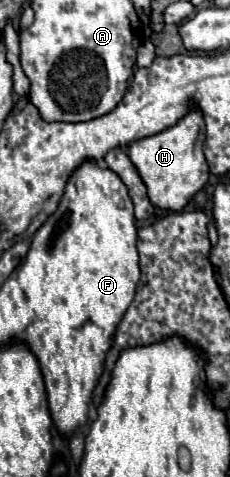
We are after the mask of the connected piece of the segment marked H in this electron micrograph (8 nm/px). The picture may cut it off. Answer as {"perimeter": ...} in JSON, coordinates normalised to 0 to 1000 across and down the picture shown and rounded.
{"perimeter":[[[822,214],[813,239],[752,264],[717,268],[691,281],[587,294],[552,323],[587,352],[604,356],[604,369],[622,373],[648,419],[709,436],[709,440],[787,440],[900,382],[909,352],[883,327],[883,298],[891,298],[891,256],[883,239],[857,226],[848,214]]]}

